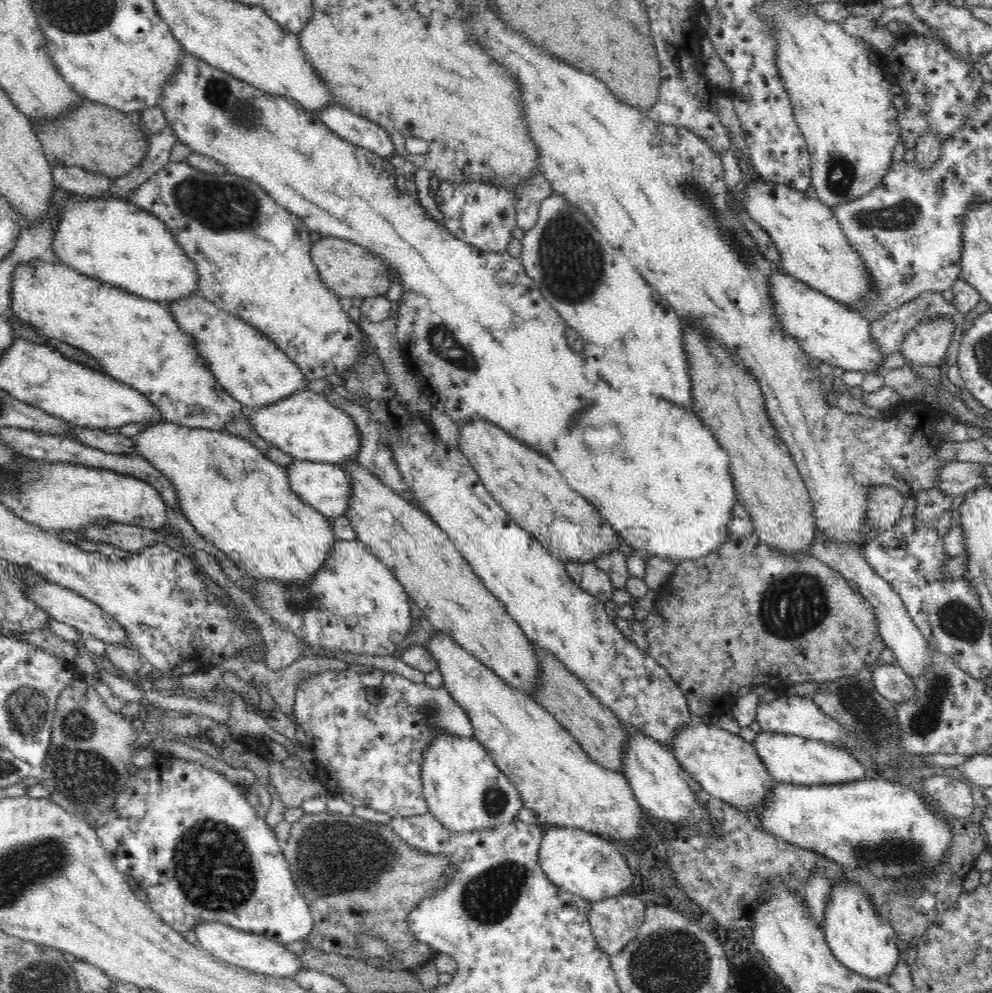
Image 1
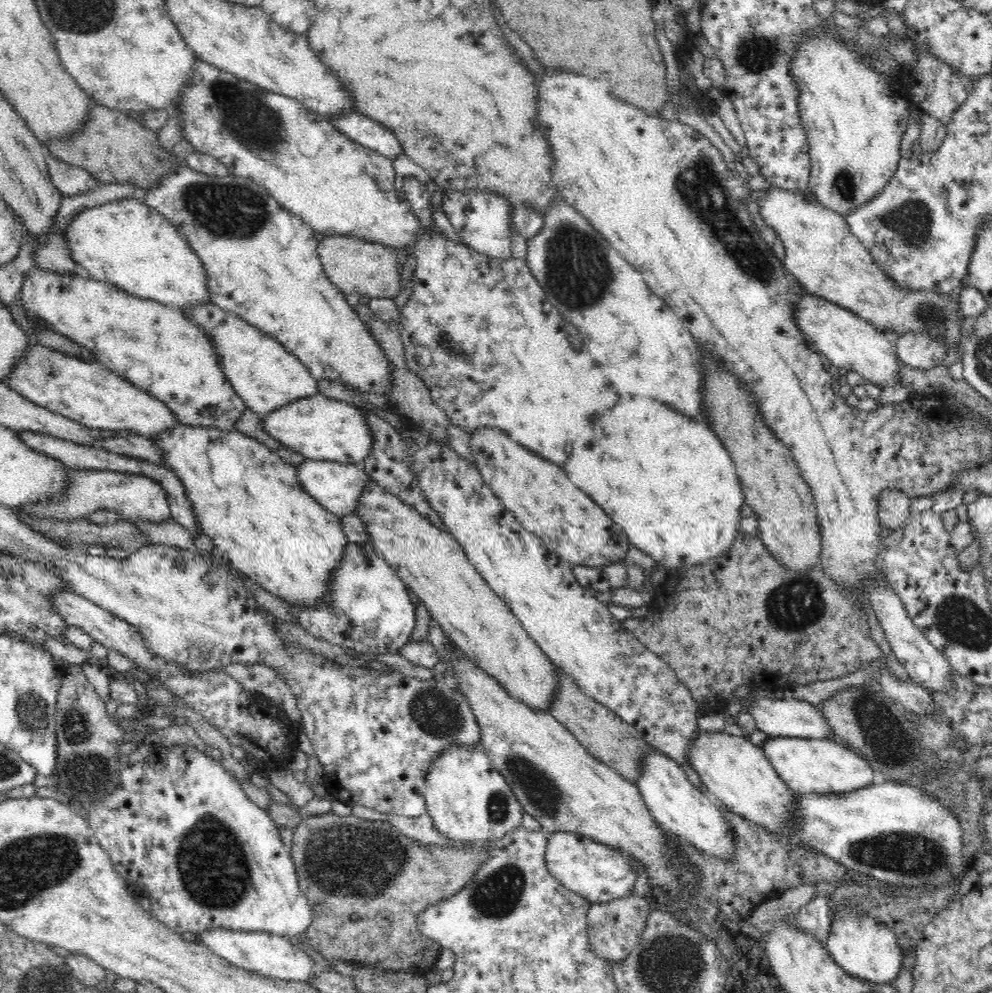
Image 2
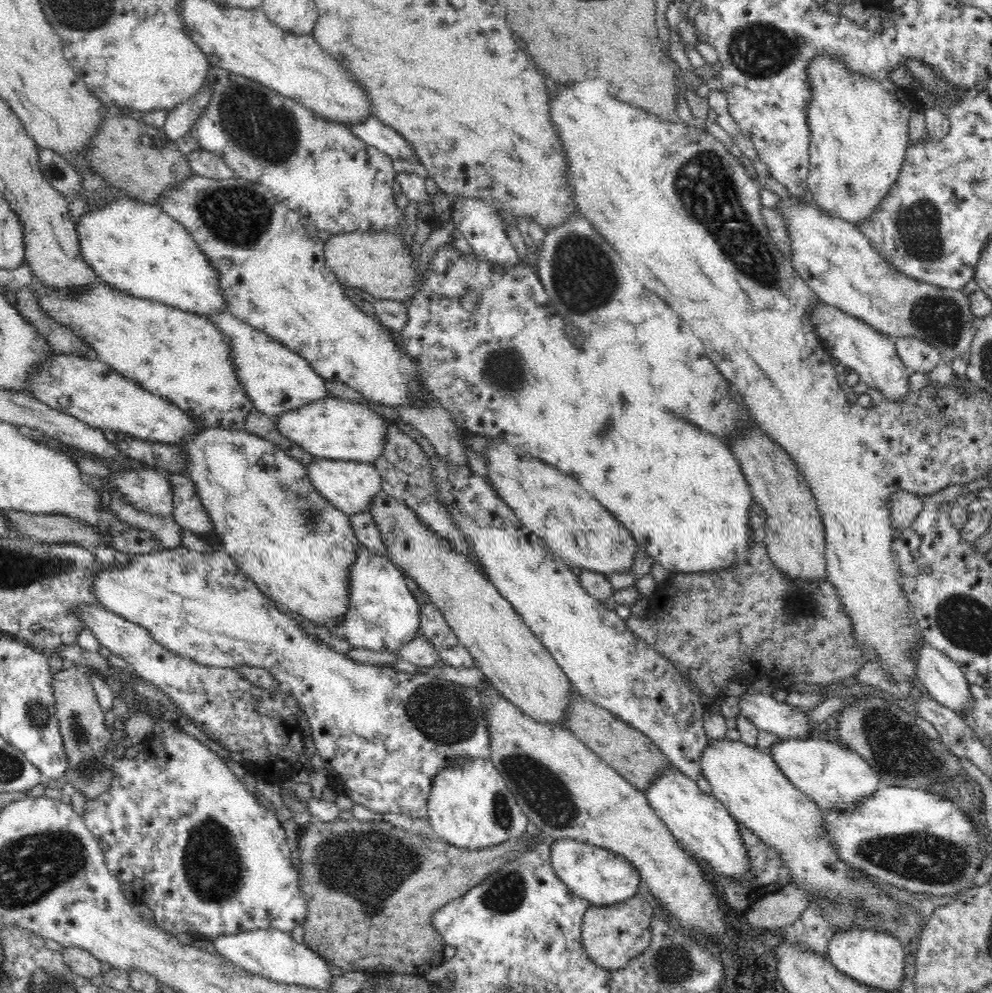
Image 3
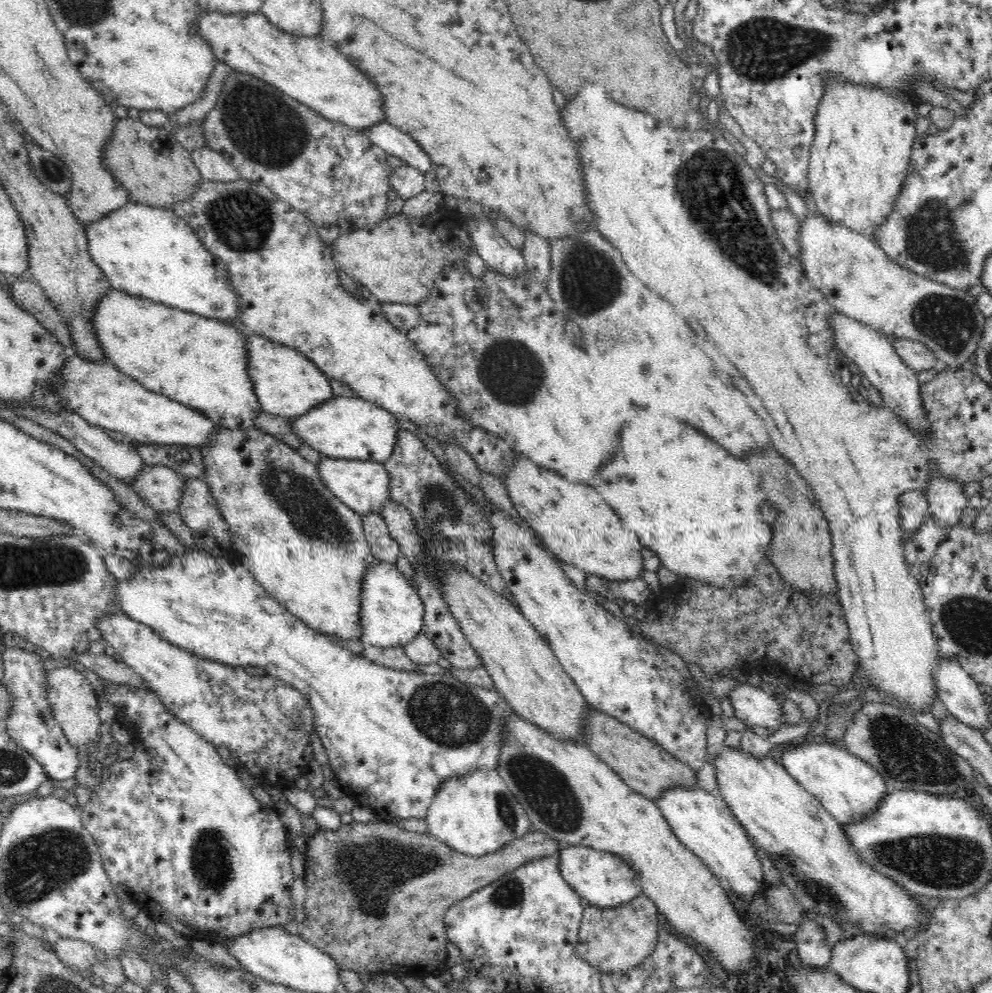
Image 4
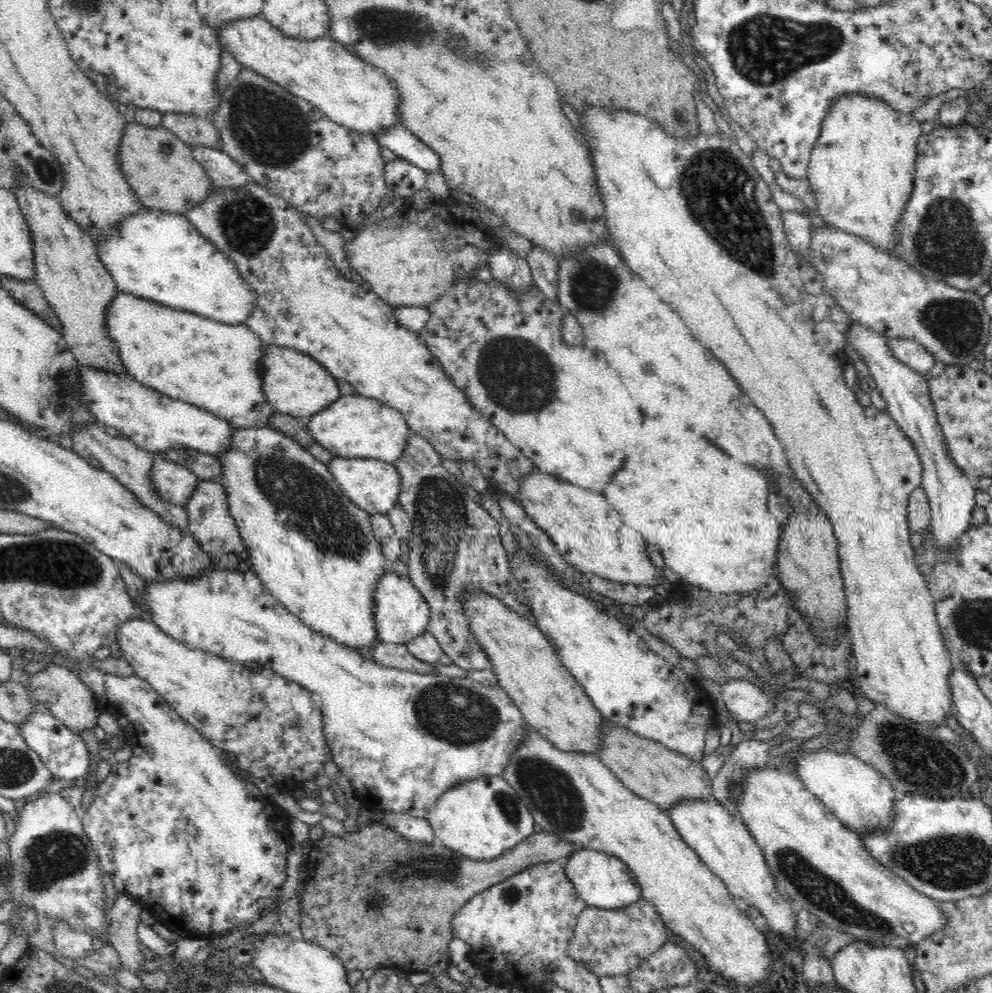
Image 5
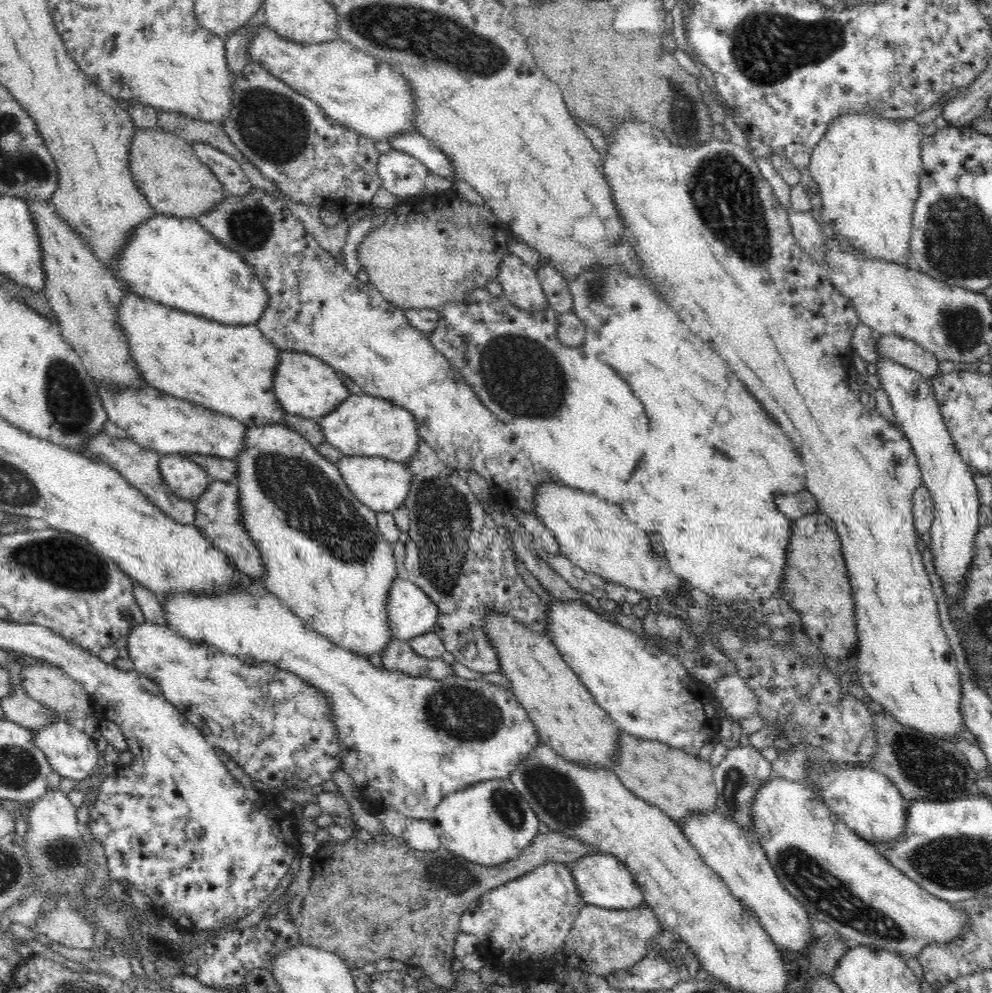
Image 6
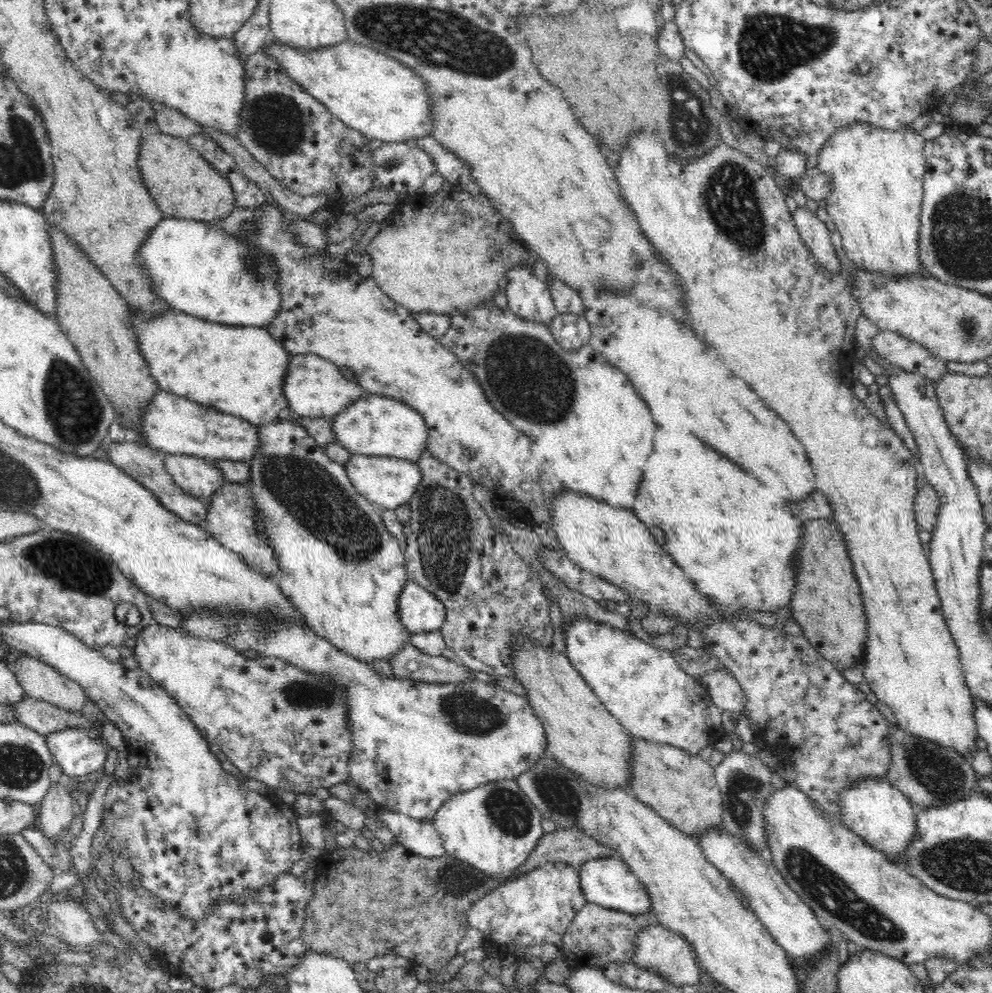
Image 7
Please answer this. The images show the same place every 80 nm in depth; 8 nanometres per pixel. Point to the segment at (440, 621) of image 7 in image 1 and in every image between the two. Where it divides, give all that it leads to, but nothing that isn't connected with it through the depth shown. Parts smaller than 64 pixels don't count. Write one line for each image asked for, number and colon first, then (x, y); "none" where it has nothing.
1: (353, 603)
2: (368, 609)
3: (383, 614)
4: (391, 613)
5: (400, 613)
6: (411, 613)

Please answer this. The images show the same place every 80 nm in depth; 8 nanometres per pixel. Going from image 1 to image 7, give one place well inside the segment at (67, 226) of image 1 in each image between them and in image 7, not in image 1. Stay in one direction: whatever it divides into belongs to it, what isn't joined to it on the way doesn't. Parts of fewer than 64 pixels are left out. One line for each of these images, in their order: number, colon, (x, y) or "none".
2: (125, 242)
3: (135, 246)
4: (145, 251)
5: (156, 255)
6: (174, 261)
7: (199, 270)

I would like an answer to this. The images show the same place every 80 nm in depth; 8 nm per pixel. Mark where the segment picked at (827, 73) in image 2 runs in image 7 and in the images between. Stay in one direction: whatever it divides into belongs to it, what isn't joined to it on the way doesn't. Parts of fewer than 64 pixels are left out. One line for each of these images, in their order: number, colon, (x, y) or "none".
3: (859, 126)
4: (859, 158)
5: (861, 168)
6: (866, 168)
7: (874, 202)

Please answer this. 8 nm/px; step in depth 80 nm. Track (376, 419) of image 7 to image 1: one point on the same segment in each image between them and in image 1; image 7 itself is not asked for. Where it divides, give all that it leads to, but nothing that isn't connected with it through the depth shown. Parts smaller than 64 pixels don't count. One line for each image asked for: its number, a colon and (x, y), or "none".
1: (304, 425)
2: (321, 428)
3: (331, 428)
4: (342, 427)
5: (355, 427)
6: (365, 426)

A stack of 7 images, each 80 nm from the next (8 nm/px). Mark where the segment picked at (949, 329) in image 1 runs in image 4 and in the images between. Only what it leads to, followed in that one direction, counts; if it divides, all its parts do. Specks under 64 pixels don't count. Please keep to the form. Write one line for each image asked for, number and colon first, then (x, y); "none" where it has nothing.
2: (918, 349)
3: (916, 354)
4: (916, 355)

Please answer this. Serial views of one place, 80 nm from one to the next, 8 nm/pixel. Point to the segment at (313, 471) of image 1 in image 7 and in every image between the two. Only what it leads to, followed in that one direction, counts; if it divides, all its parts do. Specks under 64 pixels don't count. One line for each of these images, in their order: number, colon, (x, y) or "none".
2: (337, 487)
3: (350, 487)
4: (364, 486)
5: (373, 485)
6: (382, 485)
7: (386, 482)

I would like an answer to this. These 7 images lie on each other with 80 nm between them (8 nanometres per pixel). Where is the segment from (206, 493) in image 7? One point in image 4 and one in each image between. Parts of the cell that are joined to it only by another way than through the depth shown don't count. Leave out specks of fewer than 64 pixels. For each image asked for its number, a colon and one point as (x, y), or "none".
4: (160, 488)
5: (174, 484)
6: (188, 481)

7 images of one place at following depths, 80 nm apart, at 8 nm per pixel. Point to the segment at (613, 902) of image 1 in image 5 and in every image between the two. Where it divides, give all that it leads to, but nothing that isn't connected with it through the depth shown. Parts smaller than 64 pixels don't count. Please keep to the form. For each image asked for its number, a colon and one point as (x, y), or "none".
2: (615, 927)
3: (612, 935)
4: (615, 939)
5: (612, 942)

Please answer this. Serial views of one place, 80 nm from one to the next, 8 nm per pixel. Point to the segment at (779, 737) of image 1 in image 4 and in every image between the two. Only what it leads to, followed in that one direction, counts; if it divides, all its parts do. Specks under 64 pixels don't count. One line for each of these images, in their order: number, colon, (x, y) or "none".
2: (822, 766)
3: (835, 777)
4: (849, 788)

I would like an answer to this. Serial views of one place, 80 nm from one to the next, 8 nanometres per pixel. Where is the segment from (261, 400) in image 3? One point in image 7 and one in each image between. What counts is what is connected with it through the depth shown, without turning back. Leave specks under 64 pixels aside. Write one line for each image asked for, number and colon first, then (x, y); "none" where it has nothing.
4: (286, 383)
5: (293, 383)
6: (305, 386)
7: (314, 387)

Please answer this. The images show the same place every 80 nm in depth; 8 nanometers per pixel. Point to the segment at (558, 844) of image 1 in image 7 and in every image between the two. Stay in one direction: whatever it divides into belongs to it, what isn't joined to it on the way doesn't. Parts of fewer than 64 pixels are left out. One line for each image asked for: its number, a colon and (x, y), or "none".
2: (599, 873)
3: (601, 877)
4: (603, 879)
5: (602, 880)
6: (602, 880)
7: (606, 881)

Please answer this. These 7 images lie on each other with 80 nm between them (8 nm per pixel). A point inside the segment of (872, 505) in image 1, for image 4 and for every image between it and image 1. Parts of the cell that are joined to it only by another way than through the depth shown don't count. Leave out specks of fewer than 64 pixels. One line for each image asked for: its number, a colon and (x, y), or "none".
2: (894, 508)
3: (904, 507)
4: (914, 505)

